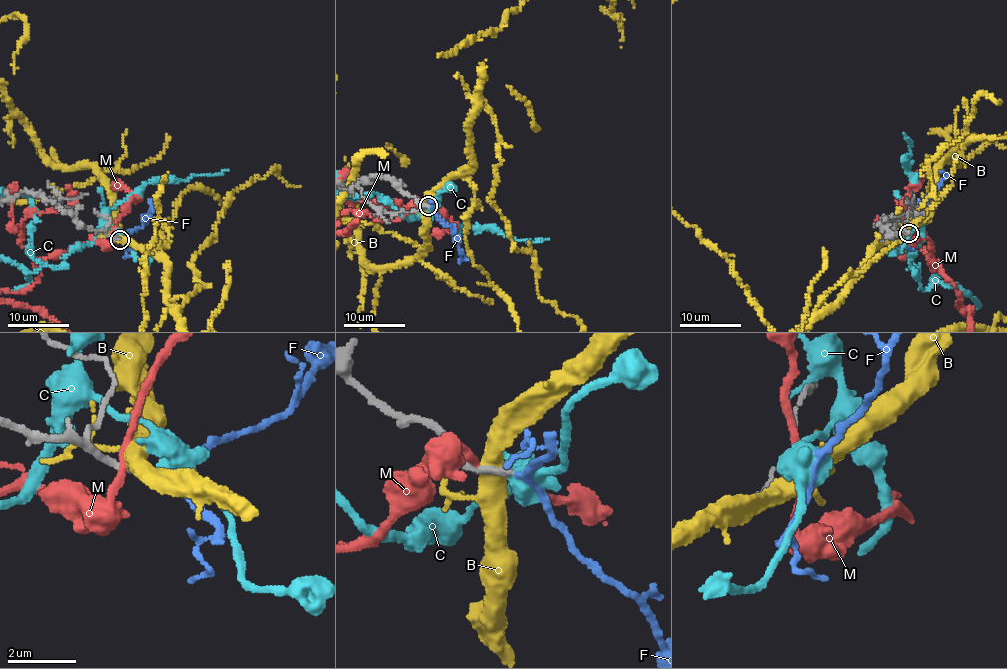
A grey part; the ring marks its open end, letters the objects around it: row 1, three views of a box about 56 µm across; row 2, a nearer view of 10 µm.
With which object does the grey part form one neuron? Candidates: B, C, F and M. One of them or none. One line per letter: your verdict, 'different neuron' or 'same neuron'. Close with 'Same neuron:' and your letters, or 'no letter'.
B: different neuron
C: different neuron
F: same neuron
M: different neuron
Same neuron: F

